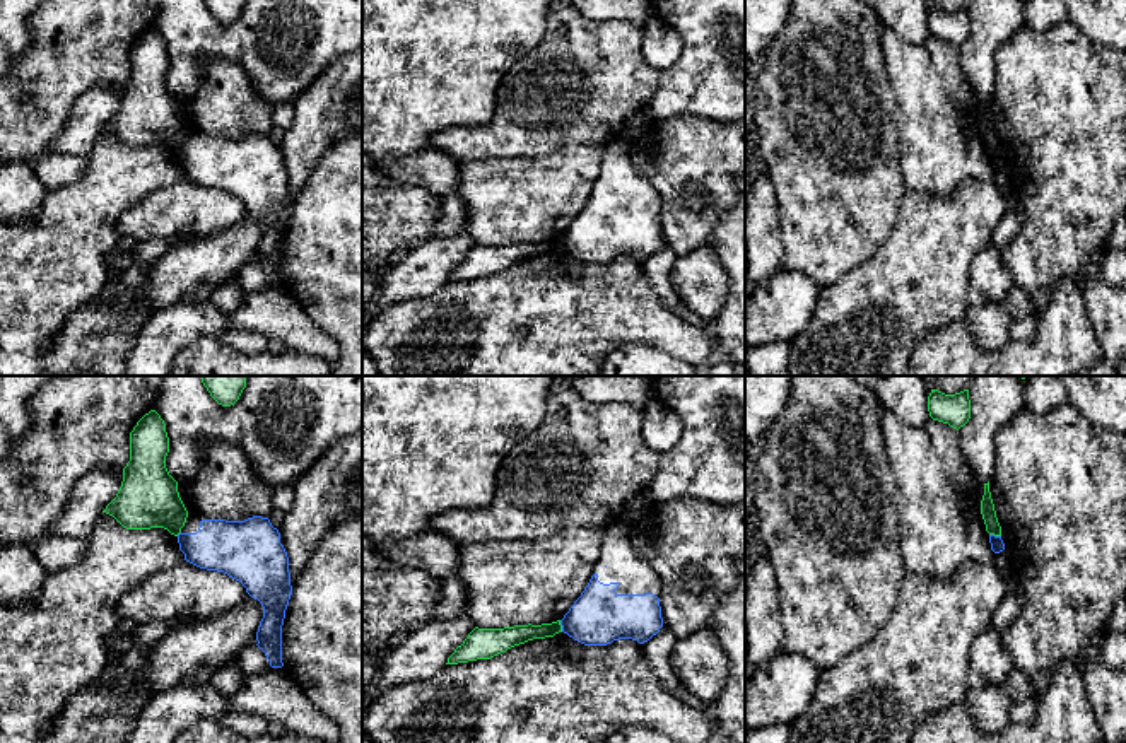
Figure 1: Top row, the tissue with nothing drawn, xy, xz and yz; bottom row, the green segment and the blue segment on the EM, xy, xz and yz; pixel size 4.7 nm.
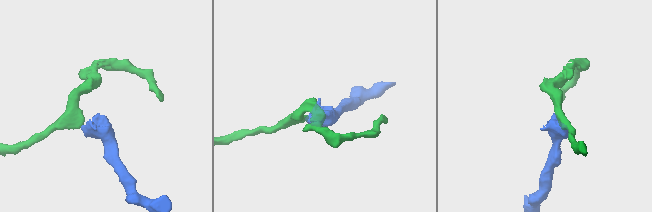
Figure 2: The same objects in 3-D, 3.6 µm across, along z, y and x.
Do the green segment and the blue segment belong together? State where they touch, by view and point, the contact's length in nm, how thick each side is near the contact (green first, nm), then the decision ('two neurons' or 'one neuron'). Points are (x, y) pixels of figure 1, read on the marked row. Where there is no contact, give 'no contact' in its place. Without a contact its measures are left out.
meets green in xz at (561, 625); contact 60 nm long; 100 nm thick on the green side, 260 nm on the other; two neurons

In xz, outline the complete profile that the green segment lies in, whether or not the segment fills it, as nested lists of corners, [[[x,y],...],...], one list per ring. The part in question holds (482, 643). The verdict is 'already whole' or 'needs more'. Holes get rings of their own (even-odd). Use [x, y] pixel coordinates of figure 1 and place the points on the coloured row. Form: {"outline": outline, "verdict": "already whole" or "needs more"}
{"outline": [[[560,620],[542,625],[514,625],[504,629],[475,627],[461,646],[448,658],[446,664],[468,663],[477,659],[490,659],[507,649],[533,639],[554,637],[562,632]]], "verdict": "already whole"}

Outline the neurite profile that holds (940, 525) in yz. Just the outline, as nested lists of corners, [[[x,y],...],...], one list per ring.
[[[882,408],[880,420],[888,461],[899,489],[899,548],[907,574],[950,579],[962,564],[994,564],[996,553],[991,550],[989,533],[981,514],[984,483],[974,477],[960,451],[959,430],[933,418],[924,427],[916,429],[887,408]]]

